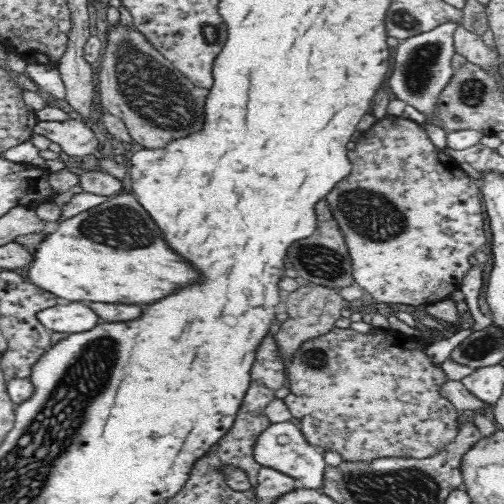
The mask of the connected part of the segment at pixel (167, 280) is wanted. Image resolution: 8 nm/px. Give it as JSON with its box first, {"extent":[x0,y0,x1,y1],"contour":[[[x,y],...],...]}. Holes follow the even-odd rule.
{"extent":[28,194,200,304],"contour":[[[132,194],[110,196],[94,210],[62,220],[60,228],[46,236],[32,256],[28,280],[70,302],[150,304],[200,280],[200,274],[182,256],[166,248],[158,226]],[[112,248],[114,256],[106,256]]]}

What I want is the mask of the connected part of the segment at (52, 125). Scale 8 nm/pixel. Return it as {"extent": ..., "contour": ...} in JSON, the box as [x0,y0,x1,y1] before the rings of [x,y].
{"extent":[36,120,98,156],"contour":[[[84,120],[38,122],[36,134],[42,134],[60,144],[68,156],[88,156],[98,148],[98,140]]]}

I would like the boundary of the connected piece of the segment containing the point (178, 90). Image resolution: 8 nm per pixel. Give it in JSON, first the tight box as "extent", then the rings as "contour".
{"extent":[96,26,210,148],"contour":[[[124,26],[110,28],[108,32],[96,90],[104,110],[126,124],[136,146],[164,148],[172,140],[202,130],[206,118],[204,104],[210,90],[194,86],[142,32],[126,30]]]}

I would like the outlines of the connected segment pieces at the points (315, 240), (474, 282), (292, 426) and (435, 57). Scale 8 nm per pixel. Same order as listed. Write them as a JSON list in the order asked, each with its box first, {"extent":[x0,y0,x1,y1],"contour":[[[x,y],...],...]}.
[{"extent":[286,200,354,292],"contour":[[[326,200],[316,204],[316,218],[318,218],[318,226],[316,226],[318,230],[314,230],[310,238],[294,242],[294,246],[288,248],[286,252],[286,260],[310,284],[328,286],[328,288],[334,288],[336,292],[340,292],[346,286],[354,286],[354,276],[352,276],[354,270],[352,270],[352,260],[350,260],[350,252],[346,246],[346,238]]]},{"extent":[426,264,492,368],"contour":[[[480,264],[472,266],[472,268],[466,272],[466,278],[462,280],[462,292],[464,292],[466,302],[468,302],[468,306],[470,306],[468,312],[472,312],[472,318],[474,318],[476,324],[474,324],[470,330],[460,330],[460,332],[454,334],[454,336],[448,336],[448,334],[446,334],[446,336],[442,336],[442,338],[430,342],[426,354],[430,354],[430,360],[432,360],[432,364],[434,364],[436,368],[440,368],[440,366],[450,358],[452,350],[454,350],[462,340],[466,340],[470,334],[492,326],[492,318],[486,316],[486,314],[482,314],[482,312],[480,312],[480,306],[478,306],[480,290],[482,290],[482,284],[484,284],[482,280],[484,280],[484,278],[482,278],[482,266],[480,266]]]},{"extent":[254,422,328,490],"contour":[[[298,422],[270,424],[258,436],[258,442],[254,446],[254,460],[262,468],[274,468],[282,474],[292,476],[294,480],[304,482],[304,488],[320,490],[324,486],[324,476],[326,476],[326,468],[328,468],[328,464],[324,462],[324,454],[320,450],[316,450],[314,446],[310,446],[310,442],[306,442]]]},{"extent":[388,22,458,128],"contour":[[[444,22],[426,34],[418,34],[418,36],[412,36],[412,38],[400,42],[400,46],[396,48],[394,68],[388,78],[388,86],[394,94],[394,98],[414,106],[416,110],[420,110],[426,116],[424,128],[438,124],[436,100],[438,100],[440,92],[448,86],[452,74],[456,72],[452,68],[452,56],[456,54],[456,48],[454,48],[456,30],[458,30],[456,22]]]}]

